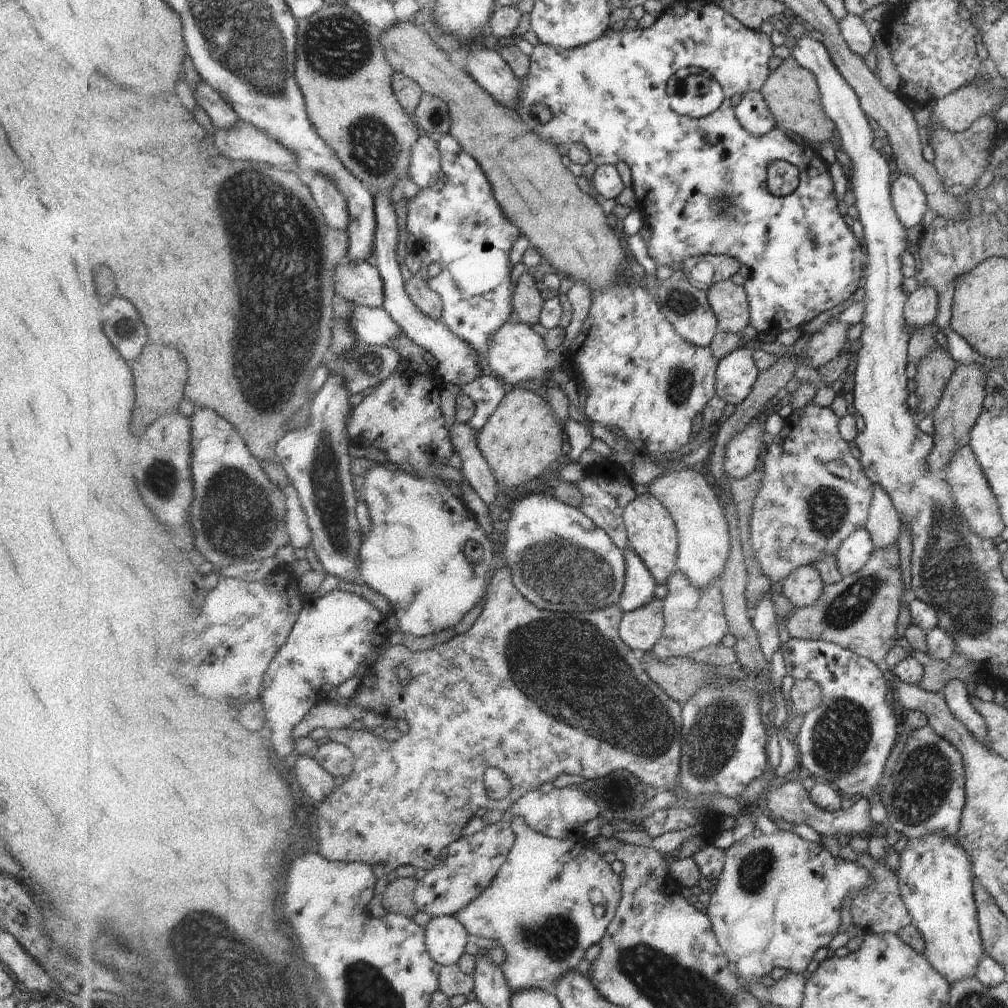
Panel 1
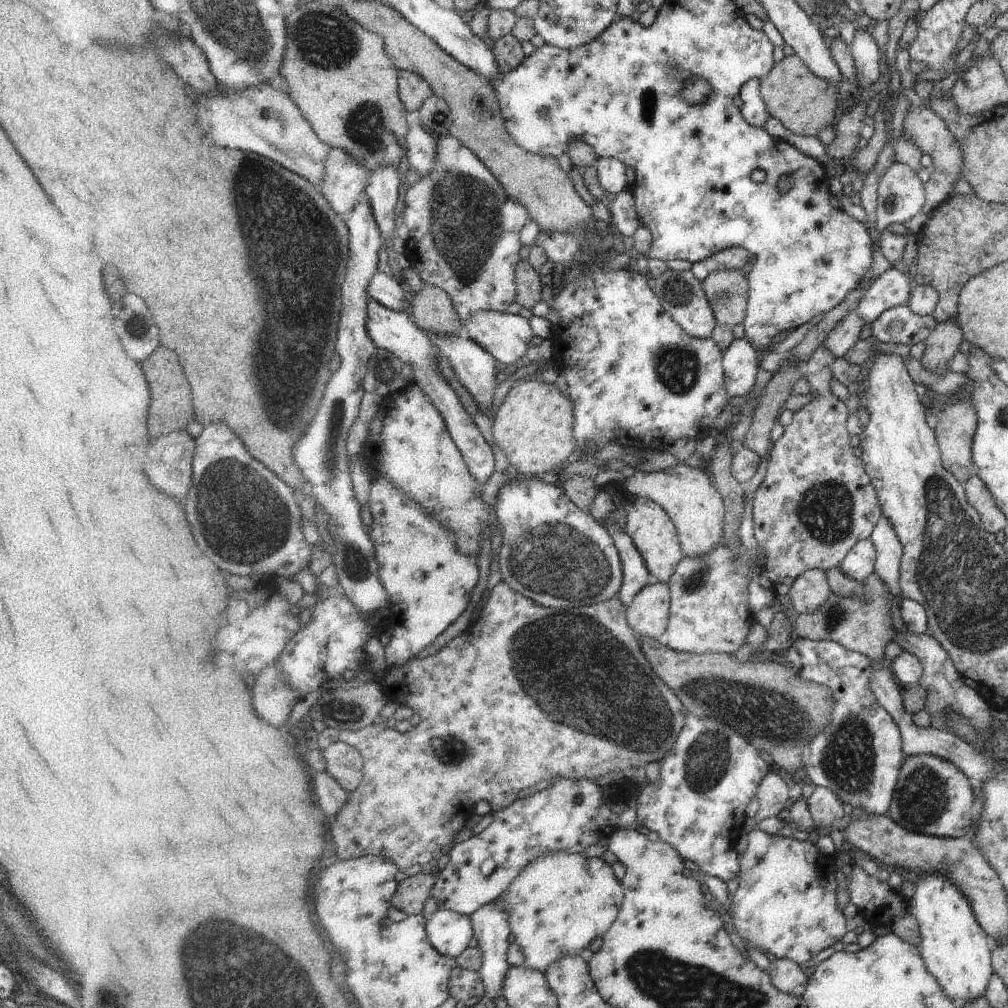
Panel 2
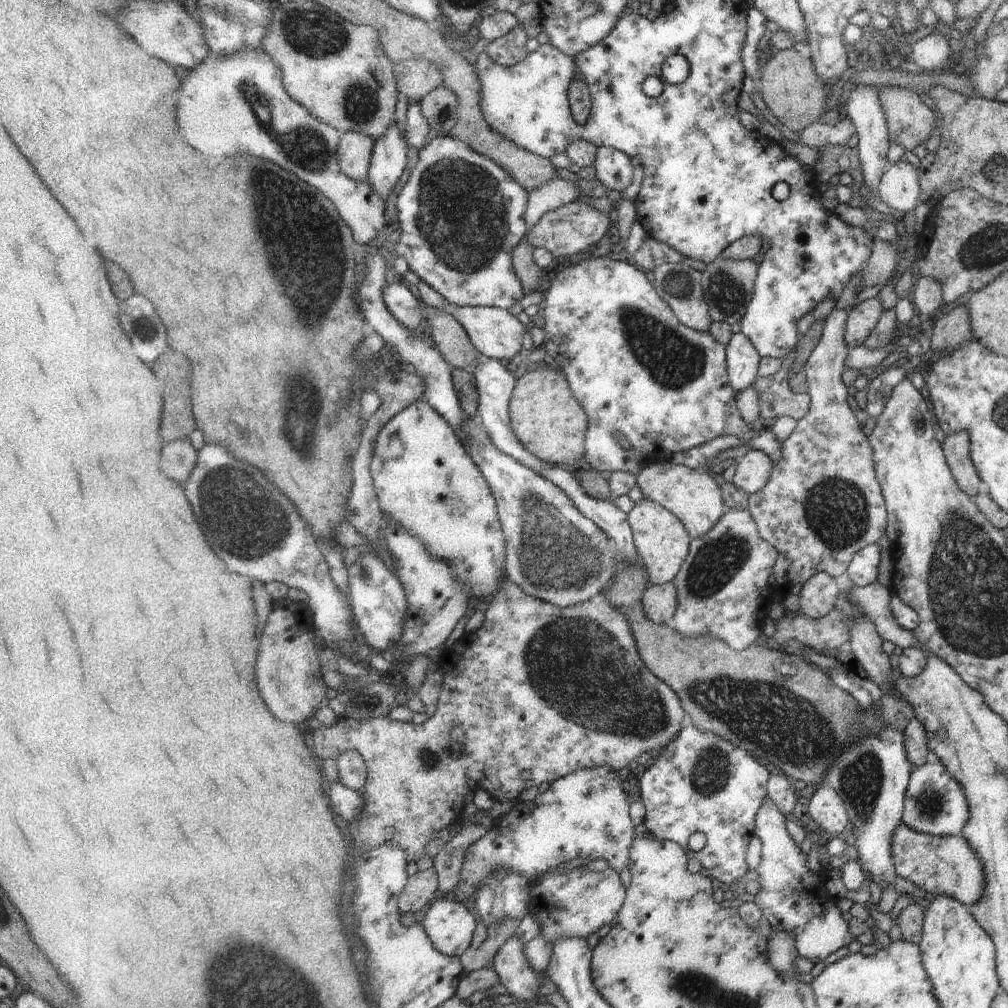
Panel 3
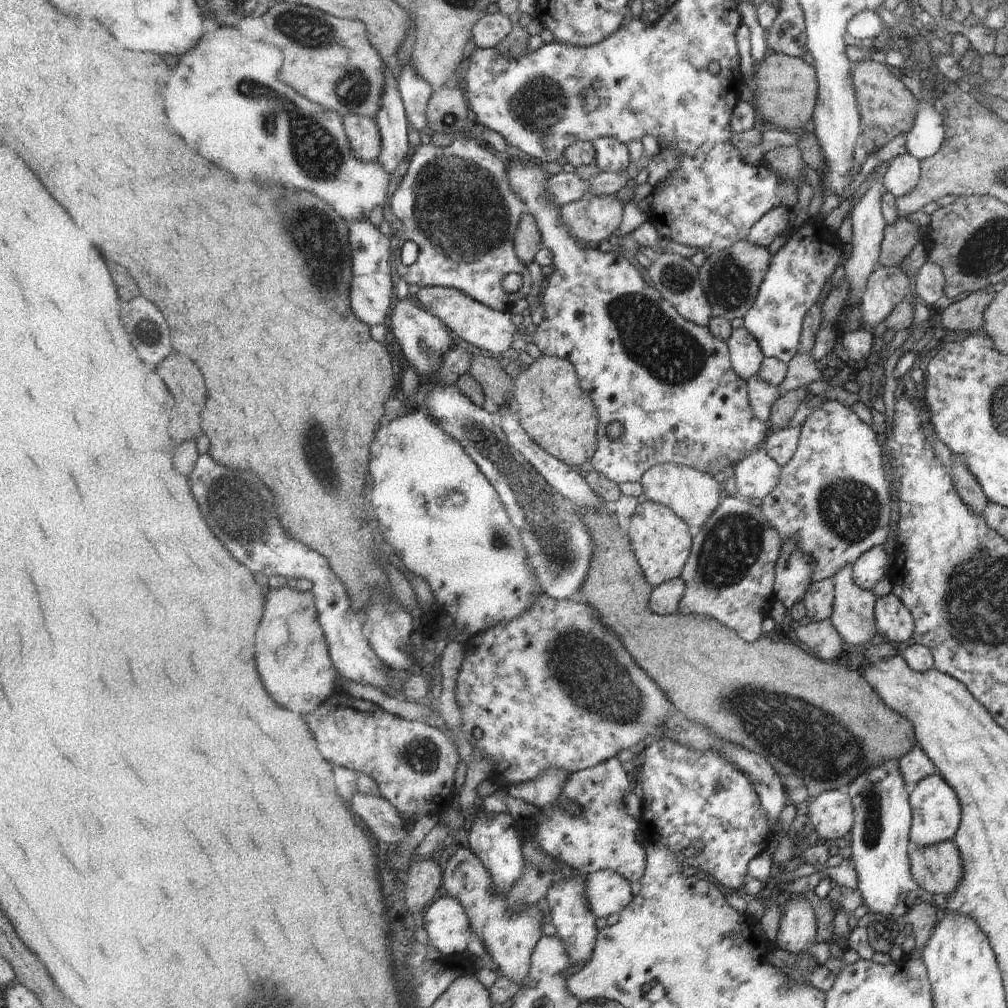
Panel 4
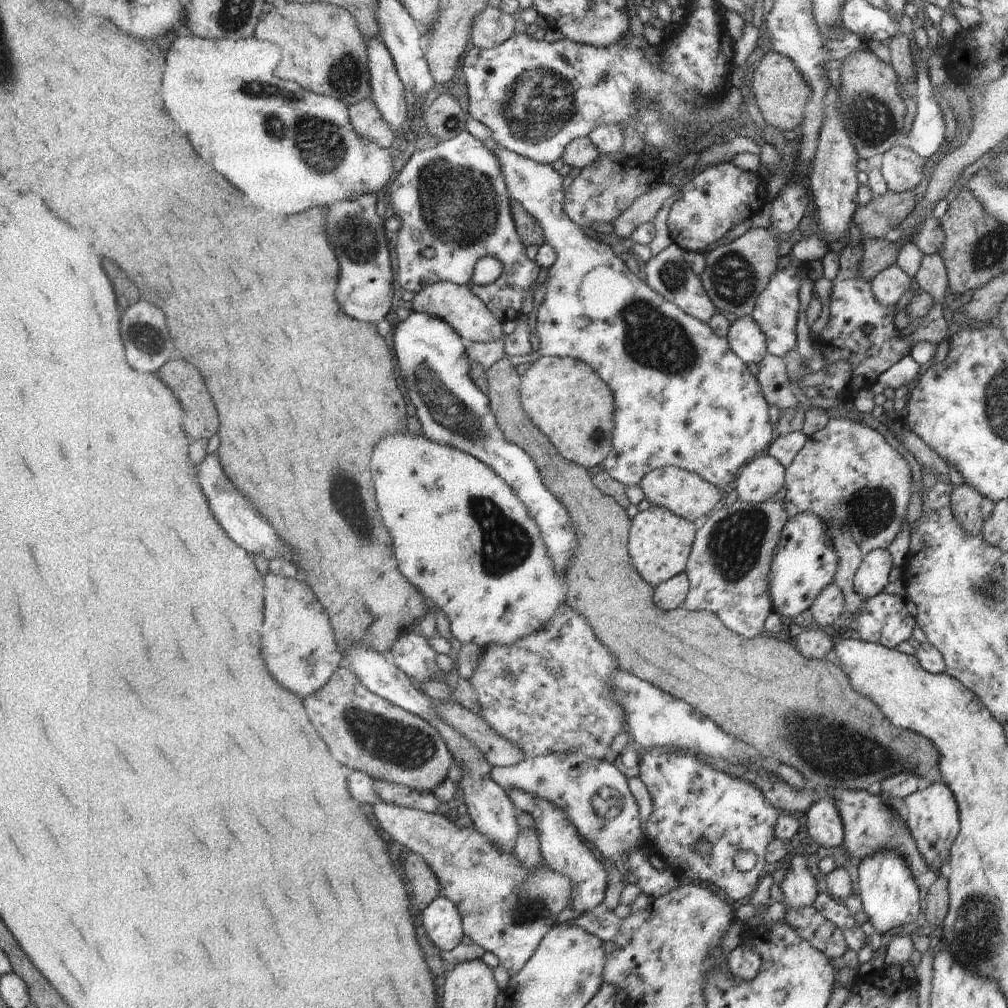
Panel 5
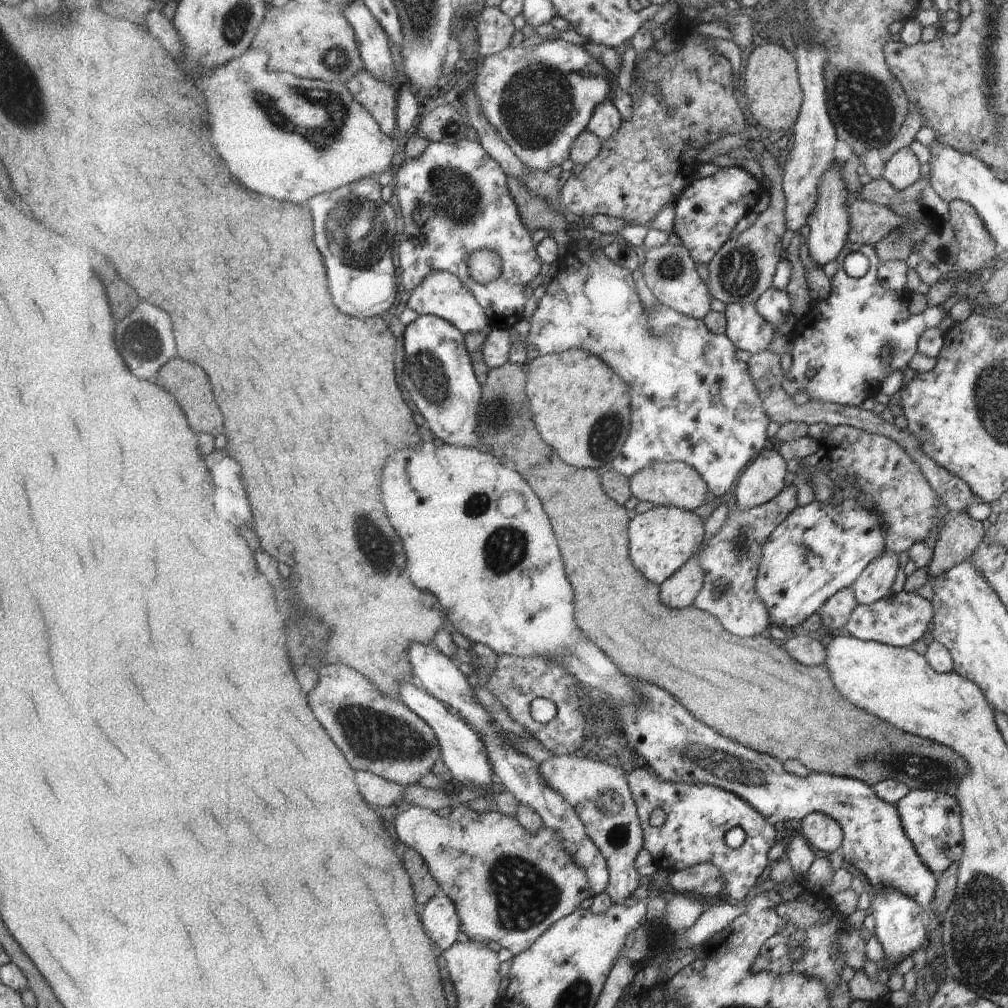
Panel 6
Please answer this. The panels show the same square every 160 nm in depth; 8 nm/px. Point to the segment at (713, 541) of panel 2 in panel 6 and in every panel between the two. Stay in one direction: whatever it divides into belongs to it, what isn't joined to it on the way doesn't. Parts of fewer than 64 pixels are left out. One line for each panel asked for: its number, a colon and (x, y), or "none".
3: (695, 498)
4: (694, 495)
5: (687, 494)
6: (675, 484)

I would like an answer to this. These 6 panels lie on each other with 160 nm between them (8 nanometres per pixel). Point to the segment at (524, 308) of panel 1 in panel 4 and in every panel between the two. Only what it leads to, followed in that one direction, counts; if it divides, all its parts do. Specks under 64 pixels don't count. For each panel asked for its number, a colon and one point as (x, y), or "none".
2: (529, 284)
3: (525, 265)
4: (528, 241)

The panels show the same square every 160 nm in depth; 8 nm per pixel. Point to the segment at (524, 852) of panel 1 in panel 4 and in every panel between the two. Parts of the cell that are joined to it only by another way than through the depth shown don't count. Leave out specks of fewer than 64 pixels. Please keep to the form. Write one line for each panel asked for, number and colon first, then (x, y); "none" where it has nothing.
2: (559, 904)
3: (565, 903)
4: (608, 892)

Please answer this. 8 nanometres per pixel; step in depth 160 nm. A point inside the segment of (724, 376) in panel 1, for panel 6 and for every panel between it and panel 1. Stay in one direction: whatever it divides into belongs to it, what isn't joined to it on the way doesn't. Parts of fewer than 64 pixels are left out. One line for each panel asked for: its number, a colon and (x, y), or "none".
2: (741, 366)
3: (744, 359)
4: (747, 355)
5: (748, 341)
6: (750, 331)

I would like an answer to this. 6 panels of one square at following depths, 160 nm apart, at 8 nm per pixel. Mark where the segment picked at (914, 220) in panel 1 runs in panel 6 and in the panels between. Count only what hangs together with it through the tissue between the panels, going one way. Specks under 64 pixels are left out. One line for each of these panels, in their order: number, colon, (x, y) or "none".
2: (900, 195)
3: (898, 188)
4: (901, 175)
5: (902, 170)
6: (901, 170)

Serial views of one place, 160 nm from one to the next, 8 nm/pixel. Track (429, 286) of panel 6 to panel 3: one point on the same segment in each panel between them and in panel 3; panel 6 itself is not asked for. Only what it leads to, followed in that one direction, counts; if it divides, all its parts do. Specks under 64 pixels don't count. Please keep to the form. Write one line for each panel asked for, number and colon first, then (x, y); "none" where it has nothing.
3: (497, 334)
4: (475, 322)
5: (473, 320)

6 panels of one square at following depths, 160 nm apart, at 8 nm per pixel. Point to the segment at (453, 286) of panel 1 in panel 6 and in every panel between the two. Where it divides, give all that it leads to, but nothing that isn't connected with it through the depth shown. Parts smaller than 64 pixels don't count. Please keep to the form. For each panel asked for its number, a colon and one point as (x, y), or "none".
2: (464, 230)
3: (461, 215)
4: (456, 202)
5: (453, 202)
6: (474, 209)

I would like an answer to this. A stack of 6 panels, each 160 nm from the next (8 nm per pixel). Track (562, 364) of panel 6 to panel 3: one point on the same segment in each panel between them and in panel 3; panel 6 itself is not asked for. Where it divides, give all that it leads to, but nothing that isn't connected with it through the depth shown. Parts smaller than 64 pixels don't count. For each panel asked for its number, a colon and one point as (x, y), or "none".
3: (549, 420)
4: (553, 407)
5: (567, 401)

